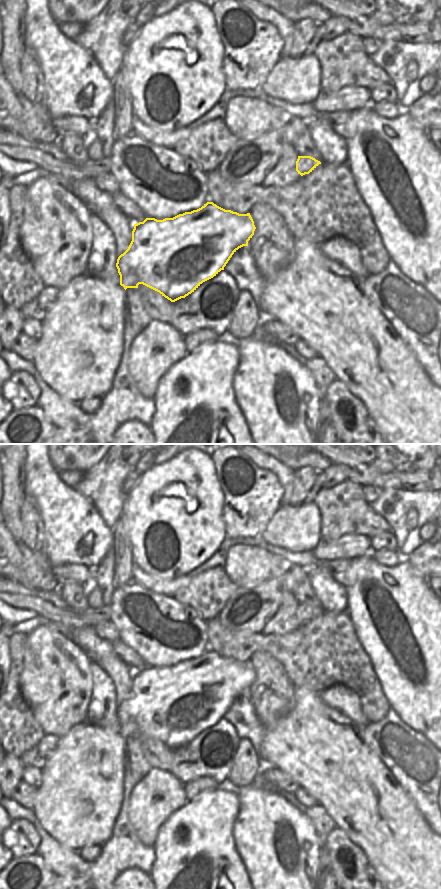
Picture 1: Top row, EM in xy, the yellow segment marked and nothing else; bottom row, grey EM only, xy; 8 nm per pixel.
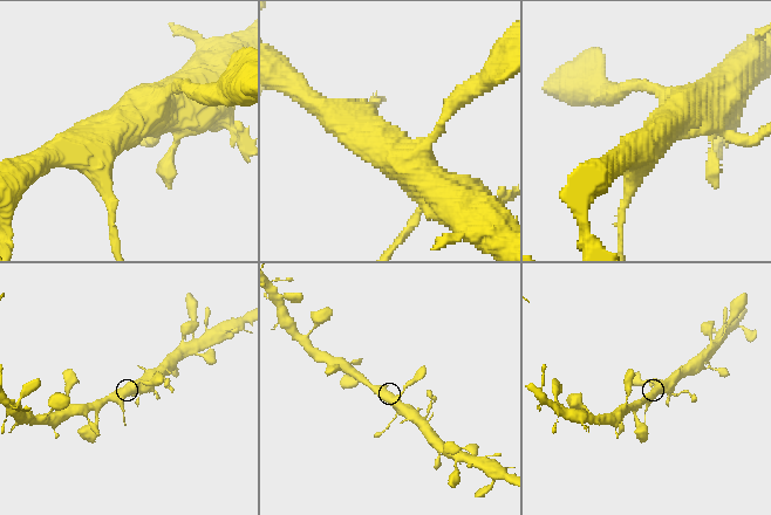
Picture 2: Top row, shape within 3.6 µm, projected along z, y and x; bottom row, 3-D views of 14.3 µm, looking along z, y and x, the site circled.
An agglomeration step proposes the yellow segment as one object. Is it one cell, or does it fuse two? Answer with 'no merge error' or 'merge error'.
no merge error

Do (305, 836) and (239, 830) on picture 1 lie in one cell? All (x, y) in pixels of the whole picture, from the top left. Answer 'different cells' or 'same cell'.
same cell

